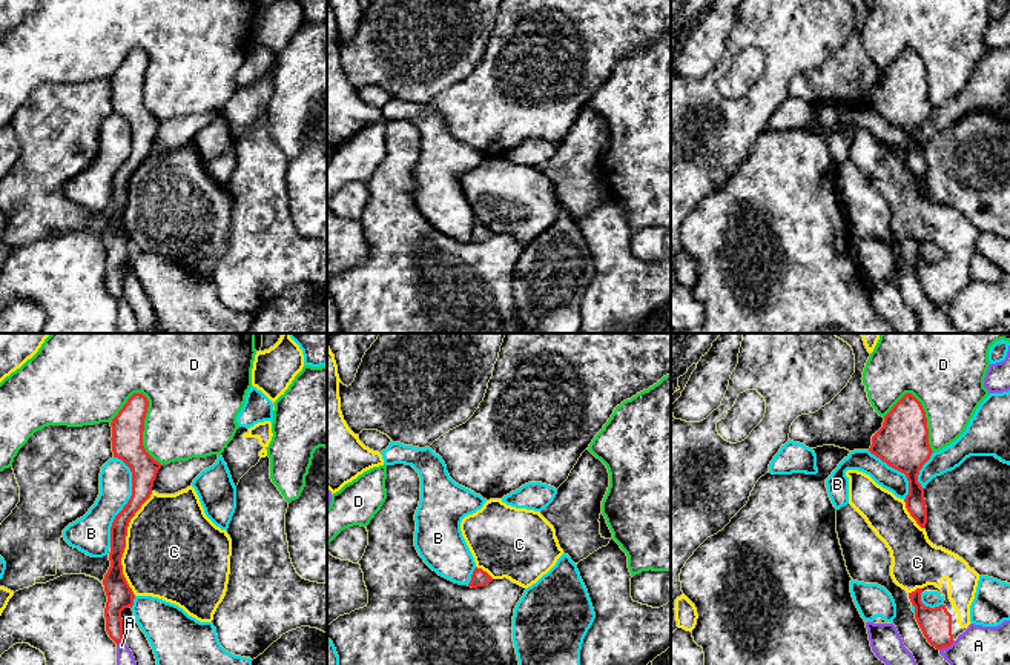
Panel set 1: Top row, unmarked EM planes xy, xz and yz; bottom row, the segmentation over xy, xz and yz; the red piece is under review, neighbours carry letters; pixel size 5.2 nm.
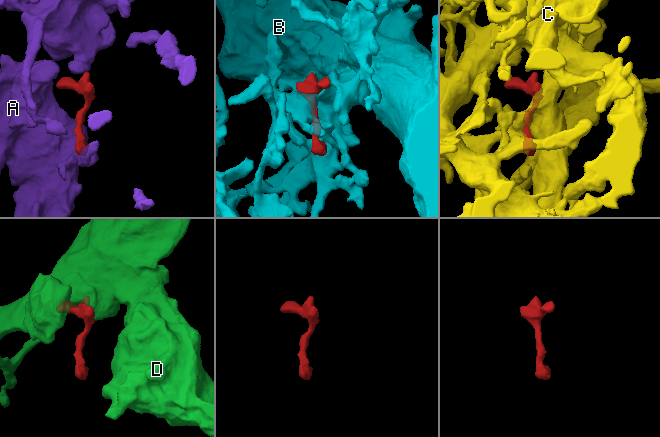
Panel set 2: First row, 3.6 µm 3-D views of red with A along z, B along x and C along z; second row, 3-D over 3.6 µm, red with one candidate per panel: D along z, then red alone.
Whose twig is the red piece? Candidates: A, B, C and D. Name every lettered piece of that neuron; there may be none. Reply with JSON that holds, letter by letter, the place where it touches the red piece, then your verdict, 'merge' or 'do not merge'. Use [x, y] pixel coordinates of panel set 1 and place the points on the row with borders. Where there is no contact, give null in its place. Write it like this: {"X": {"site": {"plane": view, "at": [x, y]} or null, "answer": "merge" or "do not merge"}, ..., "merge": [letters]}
{"A": {"site": {"plane": "yz", "at": [946, 647]}, "answer": "do not merge"}, "B": {"site": {"plane": "xy", "at": [128, 501]}, "answer": "do not merge"}, "C": {"site": {"plane": "xy", "at": [125, 544]}, "answer": "merge"}, "D": {"site": {"plane": "xy", "at": [143, 426]}, "answer": "do not merge"}, "merge": ["C"]}

